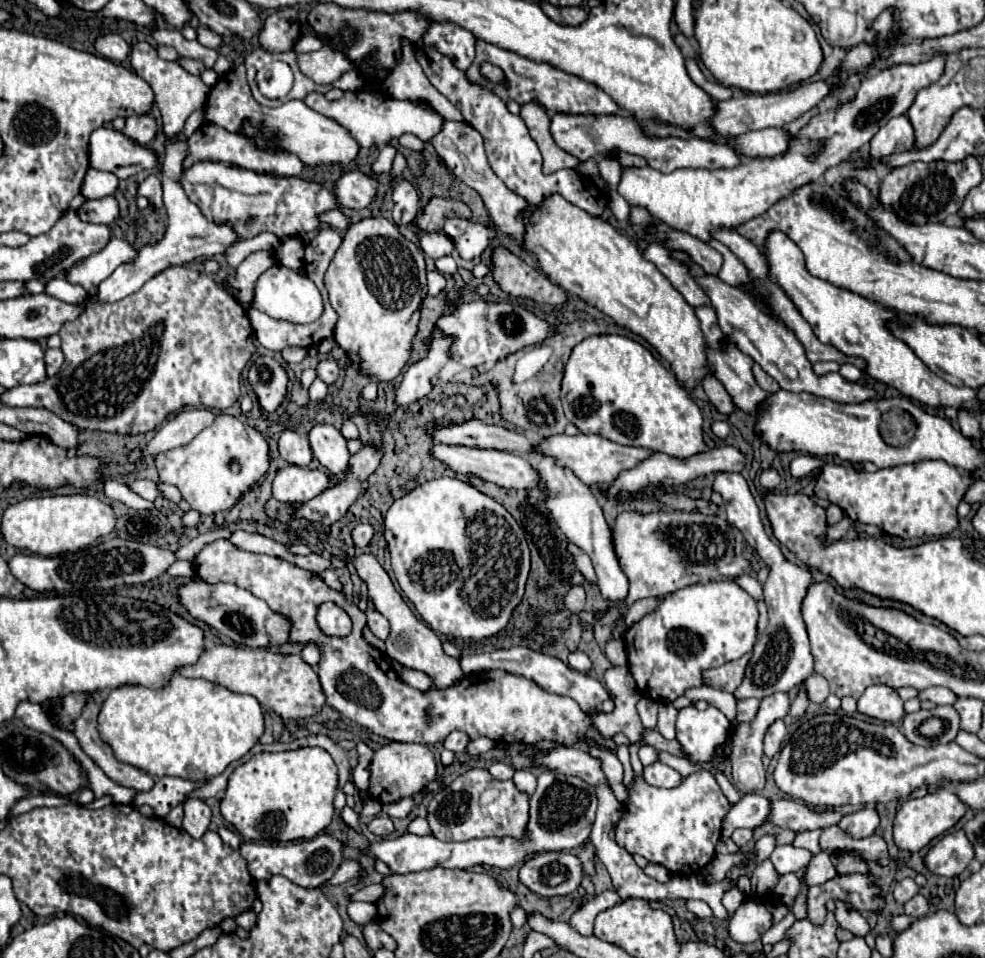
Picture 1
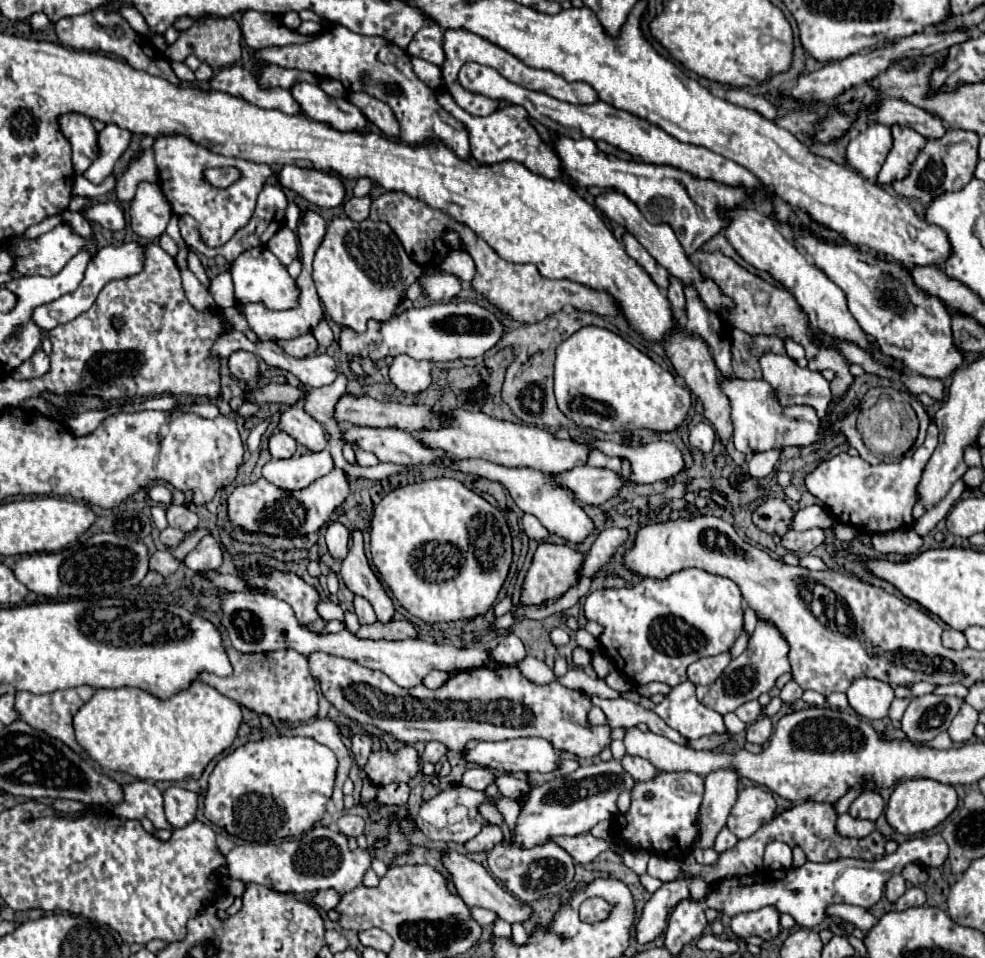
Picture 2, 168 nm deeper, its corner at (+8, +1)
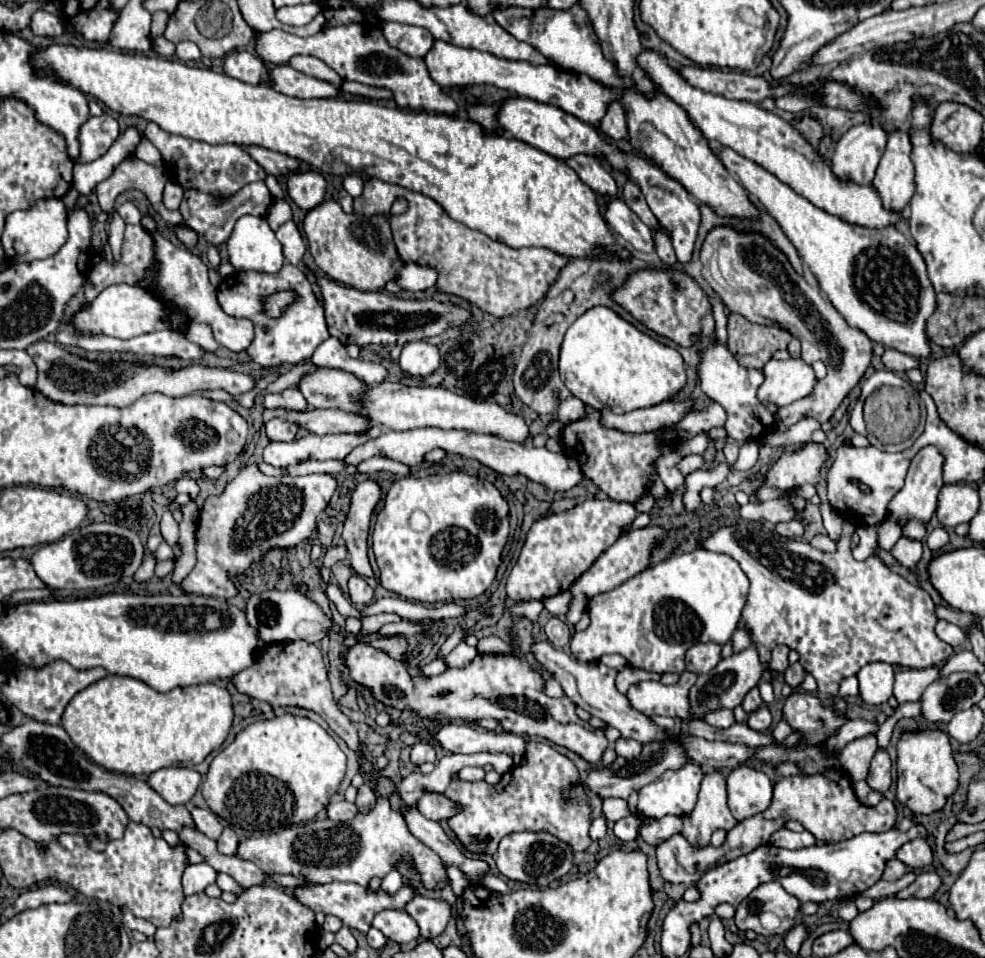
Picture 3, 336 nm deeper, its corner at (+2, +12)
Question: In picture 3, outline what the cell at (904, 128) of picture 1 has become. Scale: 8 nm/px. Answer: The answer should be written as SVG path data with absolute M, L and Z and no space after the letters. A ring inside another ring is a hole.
M872 123L856 125L844 133L830 159L836 177L856 183L872 183L886 149L886 139L888 133L880 125Z

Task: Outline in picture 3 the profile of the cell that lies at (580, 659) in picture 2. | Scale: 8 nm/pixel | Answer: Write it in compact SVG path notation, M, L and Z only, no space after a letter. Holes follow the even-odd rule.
M694 549L684 555L668 557L656 567L648 567L642 573L626 579L622 585L612 591L600 593L588 601L588 615L592 619L586 631L572 635L572 655L578 661L598 661L606 653L622 655L630 667L654 671L654 673L676 673L680 675L686 667L684 655L696 643L718 643L726 645L734 631L738 629L738 621L742 617L742 609L748 597L748 577L740 569L740 565L724 553L712 553L706 549Z

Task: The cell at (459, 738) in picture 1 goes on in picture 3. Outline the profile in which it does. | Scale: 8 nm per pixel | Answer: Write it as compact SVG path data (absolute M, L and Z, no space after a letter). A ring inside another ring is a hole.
M420 741L420 743L416 743L416 745L412 747L410 759L412 759L414 765L422 765L422 763L426 763L426 761L432 761L432 763L434 763L434 761L436 761L436 751L434 751L434 747L432 747L430 743Z

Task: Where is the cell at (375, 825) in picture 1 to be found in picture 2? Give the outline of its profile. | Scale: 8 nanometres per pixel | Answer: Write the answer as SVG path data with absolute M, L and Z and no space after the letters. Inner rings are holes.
M344 814L338 818L338 828L346 836L360 836L364 832L364 820L354 814Z

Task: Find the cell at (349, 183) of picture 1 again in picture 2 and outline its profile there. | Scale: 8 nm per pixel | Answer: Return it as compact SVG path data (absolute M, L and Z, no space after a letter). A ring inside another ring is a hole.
M286 164L276 172L276 180L282 188L294 190L322 208L334 208L344 202L344 184L336 174Z

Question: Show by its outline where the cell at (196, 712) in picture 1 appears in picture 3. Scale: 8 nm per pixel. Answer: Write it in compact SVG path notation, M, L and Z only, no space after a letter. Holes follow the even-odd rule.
M108 675L102 681L82 689L68 703L62 727L68 731L72 741L82 749L94 763L108 771L126 775L150 775L164 767L192 767L202 763L214 749L218 749L232 727L234 709L227 689L227 680L202 683L194 687L176 687L168 693L158 693L144 681L120 675Z

